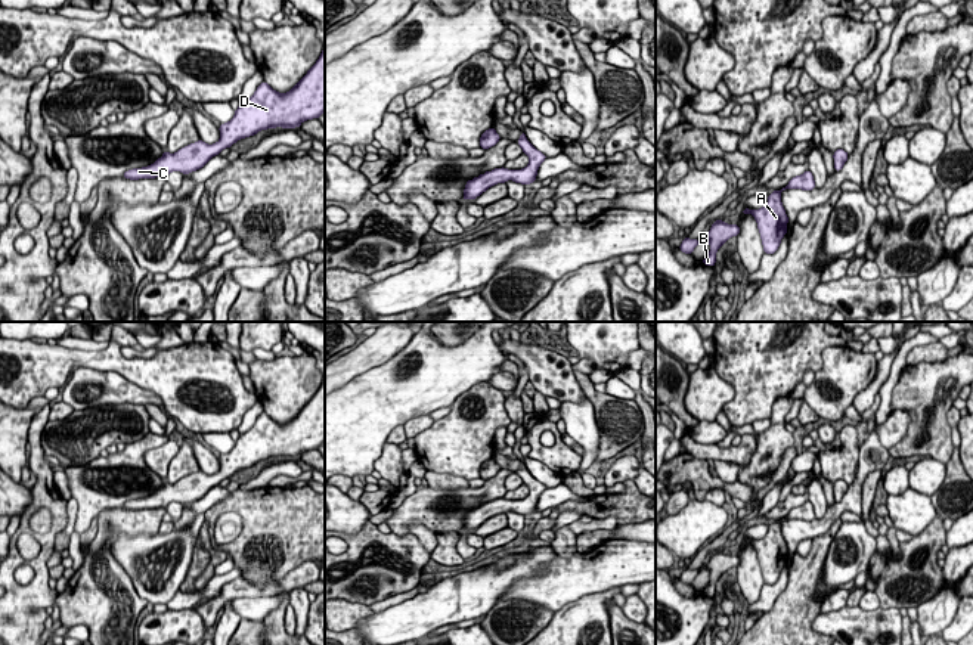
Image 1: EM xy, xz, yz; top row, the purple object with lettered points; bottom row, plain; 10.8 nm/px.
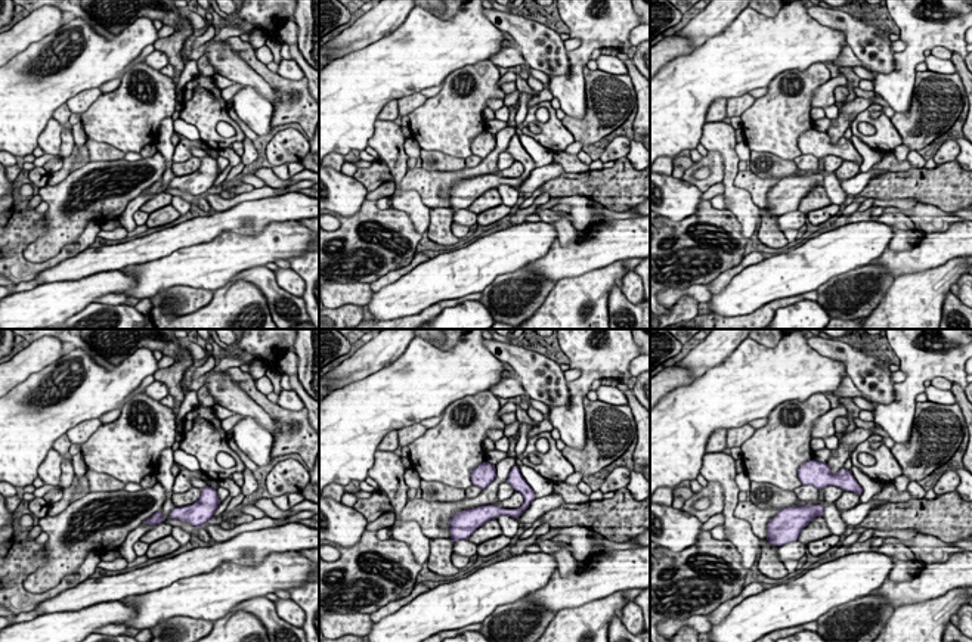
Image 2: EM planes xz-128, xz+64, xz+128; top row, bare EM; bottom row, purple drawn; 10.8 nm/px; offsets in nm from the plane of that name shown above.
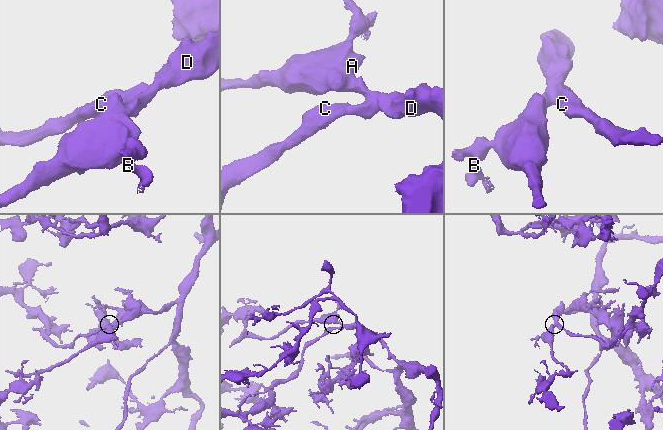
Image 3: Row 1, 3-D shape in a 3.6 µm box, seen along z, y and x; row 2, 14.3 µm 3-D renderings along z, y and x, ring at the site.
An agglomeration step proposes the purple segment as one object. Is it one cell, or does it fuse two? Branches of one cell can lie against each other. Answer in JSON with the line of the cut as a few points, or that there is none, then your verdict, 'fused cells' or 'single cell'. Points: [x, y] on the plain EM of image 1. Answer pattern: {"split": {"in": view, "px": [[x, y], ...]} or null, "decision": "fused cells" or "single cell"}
{"split": null, "decision": "single cell"}

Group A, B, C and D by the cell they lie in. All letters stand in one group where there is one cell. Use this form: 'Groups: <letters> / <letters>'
Groups: A B C D

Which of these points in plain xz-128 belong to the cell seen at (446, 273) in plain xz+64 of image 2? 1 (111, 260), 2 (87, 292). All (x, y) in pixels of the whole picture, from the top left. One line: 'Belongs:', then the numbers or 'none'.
Belongs: 2

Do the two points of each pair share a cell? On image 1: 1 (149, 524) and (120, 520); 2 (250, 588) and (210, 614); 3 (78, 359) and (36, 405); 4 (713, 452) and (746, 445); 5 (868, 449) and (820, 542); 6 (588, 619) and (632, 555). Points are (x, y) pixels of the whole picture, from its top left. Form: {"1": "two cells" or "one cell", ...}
{"1": "one cell", "2": "one cell", "3": "two cells", "4": "one cell", "5": "two cells", "6": "two cells"}

